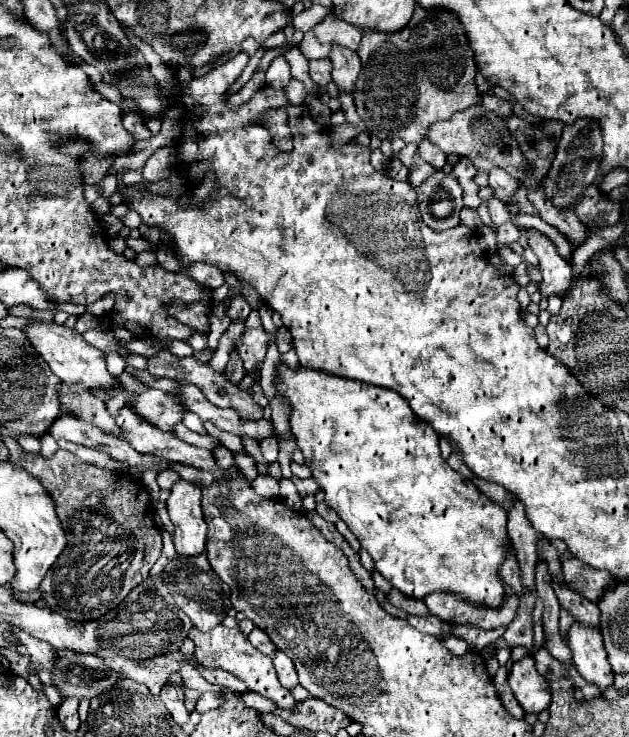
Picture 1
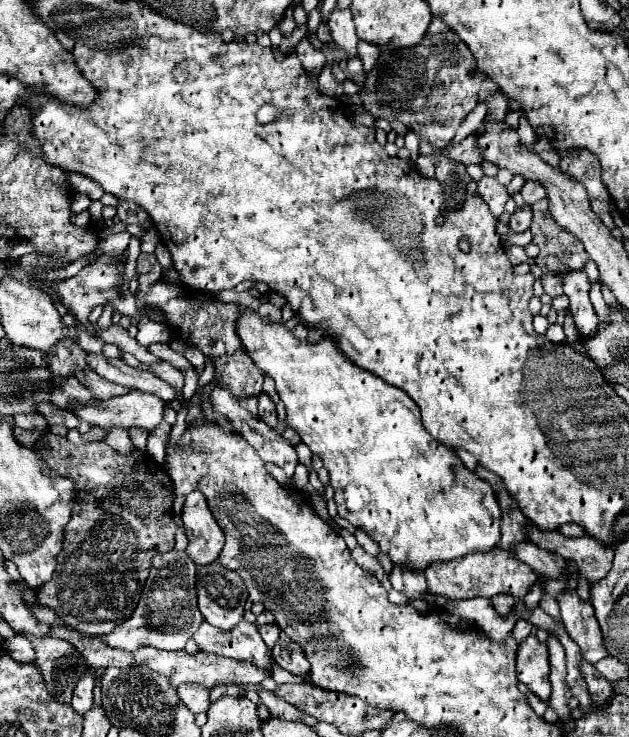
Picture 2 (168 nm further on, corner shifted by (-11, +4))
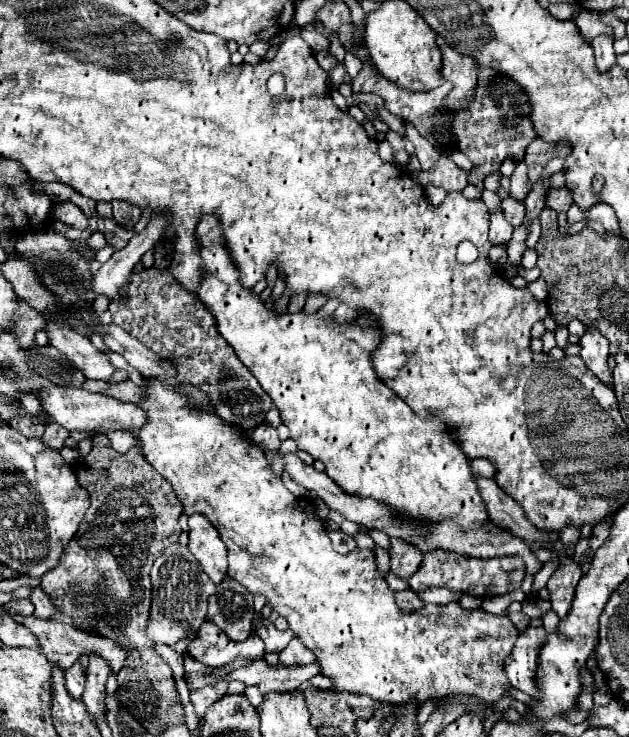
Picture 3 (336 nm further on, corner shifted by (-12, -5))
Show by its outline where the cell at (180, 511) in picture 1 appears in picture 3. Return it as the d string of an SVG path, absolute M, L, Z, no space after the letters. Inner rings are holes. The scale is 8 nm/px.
M190 515L190 551L200 561L204 573L214 581L222 583L226 579L228 561L226 561L226 547L218 537L218 531L204 519L204 515Z

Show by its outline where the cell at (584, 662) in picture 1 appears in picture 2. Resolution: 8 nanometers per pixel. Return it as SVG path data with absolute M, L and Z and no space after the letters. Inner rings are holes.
M561 592L557 596L557 602L561 606L561 622L567 628L569 636L579 644L581 656L593 664L603 660L607 656L607 650L591 602L583 602L575 592Z

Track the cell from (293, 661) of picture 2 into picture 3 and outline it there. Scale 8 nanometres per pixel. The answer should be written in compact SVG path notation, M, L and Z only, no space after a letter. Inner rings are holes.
M292 639L288 643L288 647L284 651L280 651L280 663L290 667L290 665L308 665L314 663L314 653L304 647L304 643L300 639Z

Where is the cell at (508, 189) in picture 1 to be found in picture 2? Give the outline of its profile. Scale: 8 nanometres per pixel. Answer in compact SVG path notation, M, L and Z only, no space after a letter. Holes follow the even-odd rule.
M527 180L519 194L523 196L523 200L525 200L527 204L535 204L537 200L543 200L543 198L545 198L543 186L539 186L539 182L535 182L535 180Z

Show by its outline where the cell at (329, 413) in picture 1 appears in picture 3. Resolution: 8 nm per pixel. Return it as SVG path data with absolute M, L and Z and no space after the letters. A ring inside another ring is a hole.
M204 215L196 225L196 239L200 243L200 273L202 283L198 297L206 309L214 315L218 333L234 347L238 359L254 373L260 387L270 395L276 409L280 411L282 423L290 429L290 439L296 441L298 449L310 453L316 461L326 465L328 477L332 477L350 495L372 497L382 501L408 519L438 523L444 519L456 519L462 527L470 523L488 521L484 501L472 483L470 465L458 443L450 437L448 427L438 417L418 417L384 381L372 367L372 351L380 347L378 327L358 327L354 321L336 323L330 317L306 315L306 313L276 313L254 295L252 289L240 285L240 275L232 255L224 241L222 221L216 215Z

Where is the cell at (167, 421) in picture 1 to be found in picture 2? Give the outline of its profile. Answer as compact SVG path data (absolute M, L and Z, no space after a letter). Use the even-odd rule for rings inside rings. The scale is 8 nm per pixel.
M131 390L129 394L105 400L101 406L73 406L71 410L85 422L101 428L145 428L153 430L163 422L169 404L155 394Z

